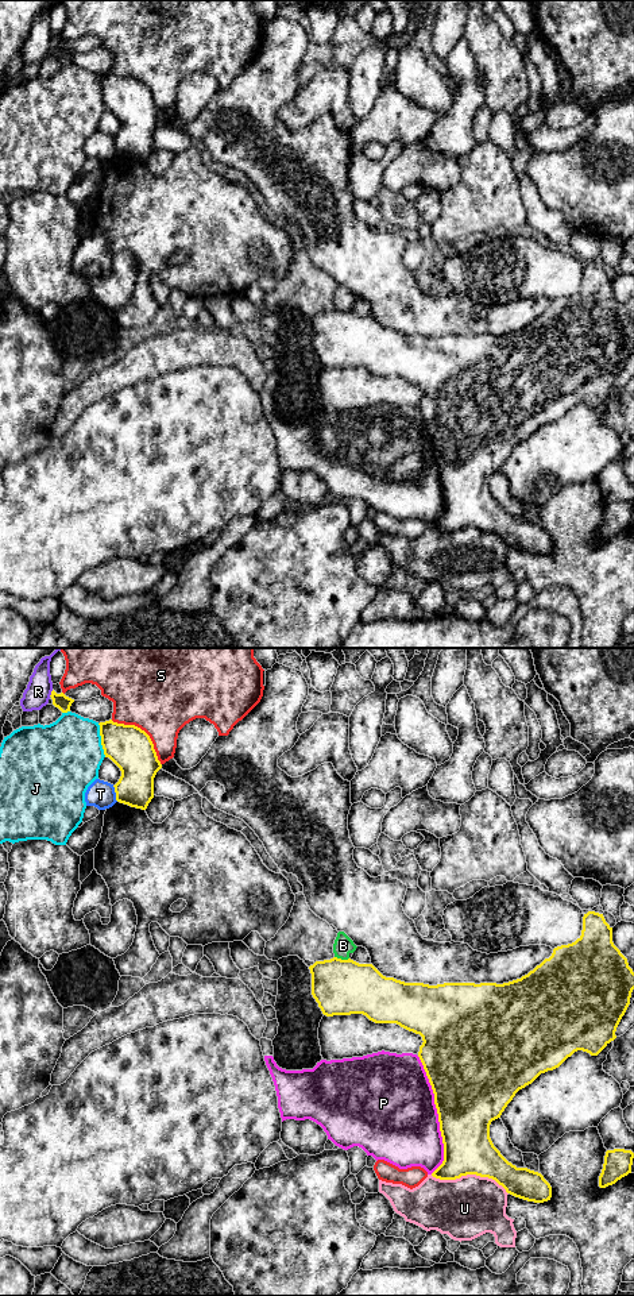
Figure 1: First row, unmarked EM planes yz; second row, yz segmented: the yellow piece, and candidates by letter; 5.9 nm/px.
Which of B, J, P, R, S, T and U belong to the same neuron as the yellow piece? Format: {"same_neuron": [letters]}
{"same_neuron": []}

